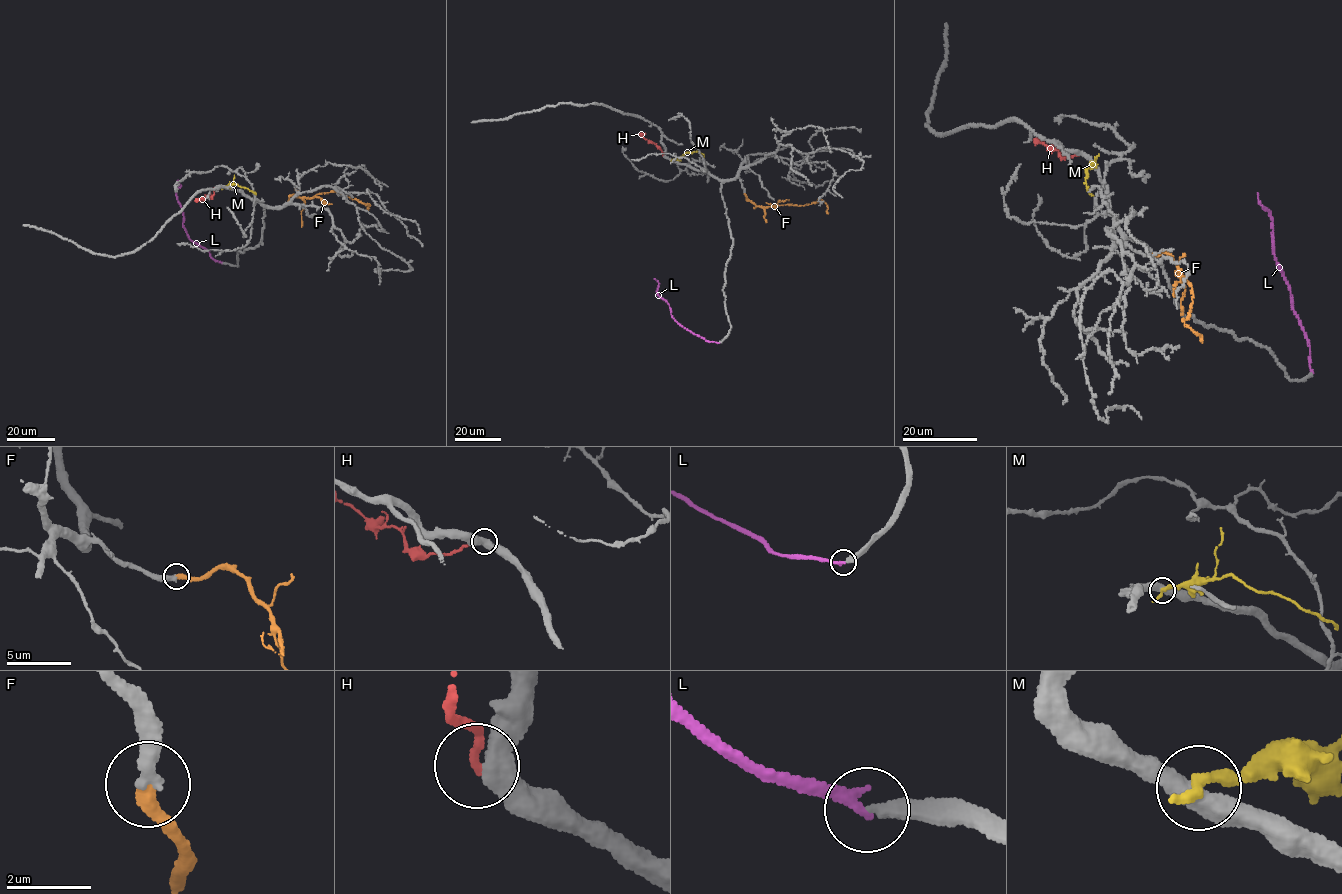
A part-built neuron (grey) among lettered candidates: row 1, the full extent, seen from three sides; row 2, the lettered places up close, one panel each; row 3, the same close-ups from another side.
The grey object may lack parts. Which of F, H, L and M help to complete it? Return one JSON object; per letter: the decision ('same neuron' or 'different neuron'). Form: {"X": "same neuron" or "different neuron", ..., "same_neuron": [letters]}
{"F": "same neuron", "H": "different neuron", "L": "different neuron", "M": "different neuron", "same_neuron": ["F"]}

